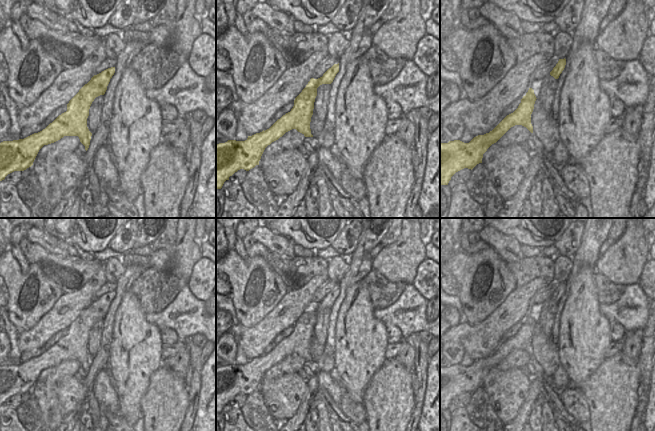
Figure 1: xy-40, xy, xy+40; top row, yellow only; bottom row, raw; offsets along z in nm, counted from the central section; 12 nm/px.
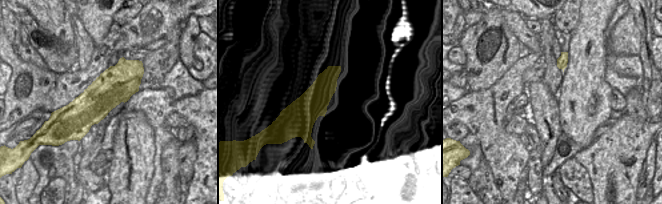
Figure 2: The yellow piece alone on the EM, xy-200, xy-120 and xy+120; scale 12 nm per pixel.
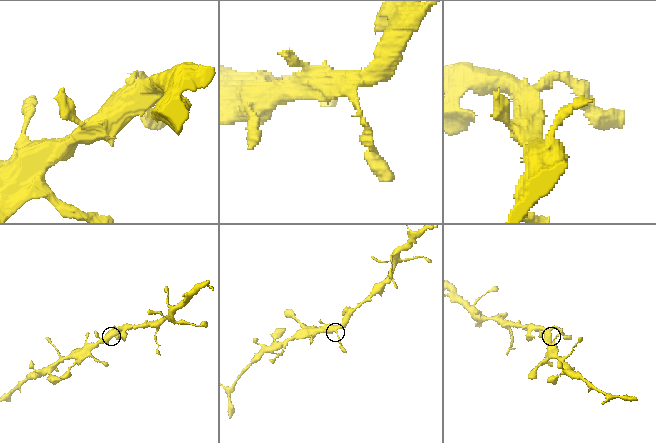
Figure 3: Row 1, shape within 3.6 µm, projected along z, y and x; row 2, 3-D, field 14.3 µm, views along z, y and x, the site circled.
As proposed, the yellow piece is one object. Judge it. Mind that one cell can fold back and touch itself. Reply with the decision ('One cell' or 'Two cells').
One cell.

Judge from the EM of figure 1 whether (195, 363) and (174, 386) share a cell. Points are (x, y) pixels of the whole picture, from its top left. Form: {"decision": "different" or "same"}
{"decision": "different"}

